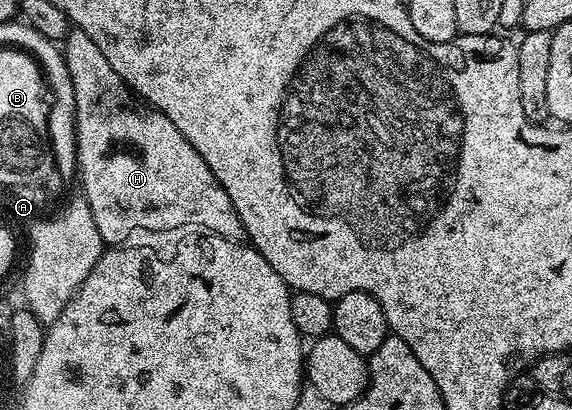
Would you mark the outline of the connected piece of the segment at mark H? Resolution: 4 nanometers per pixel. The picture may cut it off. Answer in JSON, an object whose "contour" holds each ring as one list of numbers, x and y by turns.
{"contour":[[77,30,67,32,64,41,64,55,66,65,68,66,68,74,72,78,72,90,76,94,76,110,78,111,78,167,82,171,82,195,92,210,92,222,96,222,96,230,100,230,102,241,107,245,117,246,129,241,133,237,130,235,137,228,158,232,160,230,182,228,185,224,191,224,192,227,198,228,194,230,201,230,206,234,222,236,226,240,241,241,244,233,242,223,240,222,240,214,236,214,236,206,232,206,232,198,228,198,224,186,220,186,220,182,214,177,212,170,208,170,208,162,204,162,204,158,200,158,200,154,196,154,192,142,188,142,188,138,184,138,184,134,180,134,180,130,176,130,176,126,172,126,172,122,163,112,147,110,145,107,142,107,143,109,125,108,122,105,126,100,126,95,128,95,128,89,116,74,116,70,112,70,112,66,108,66,108,58,104,58,103,52,100,51,100,46,96,46,96,42,92,42,92,38,88,38,88,34]]}

